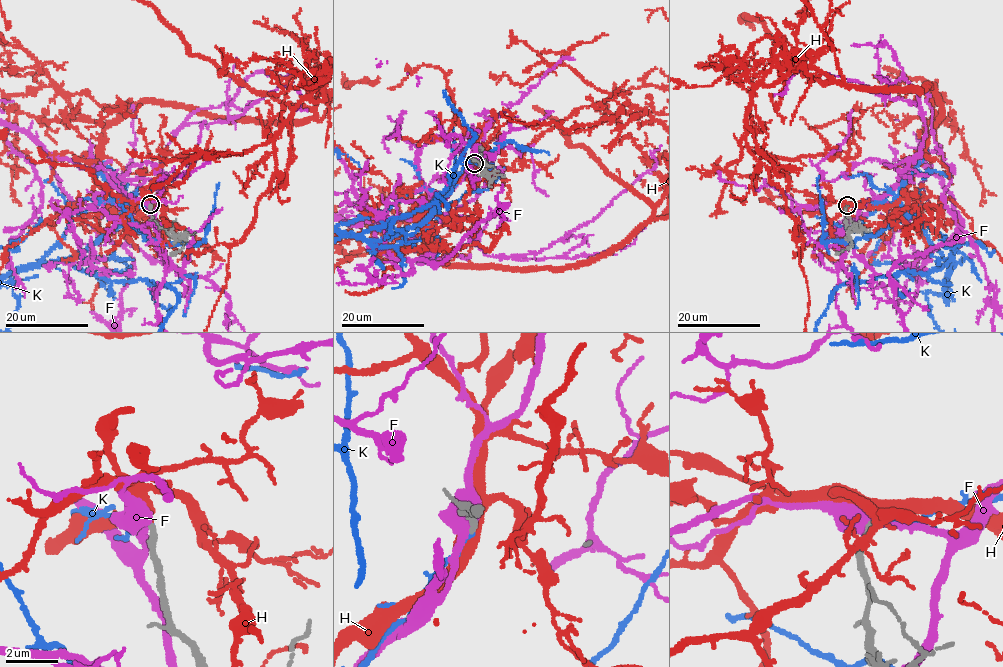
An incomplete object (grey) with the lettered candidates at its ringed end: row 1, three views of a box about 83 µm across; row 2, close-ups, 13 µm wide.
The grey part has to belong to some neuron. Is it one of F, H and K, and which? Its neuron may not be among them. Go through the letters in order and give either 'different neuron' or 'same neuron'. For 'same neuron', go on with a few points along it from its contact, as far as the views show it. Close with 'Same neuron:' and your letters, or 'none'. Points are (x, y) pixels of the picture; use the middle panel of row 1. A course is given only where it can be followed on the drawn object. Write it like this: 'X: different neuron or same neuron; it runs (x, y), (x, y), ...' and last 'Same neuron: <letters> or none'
F: different neuron
H: same neuron
K: different neuron
Same neuron: H

